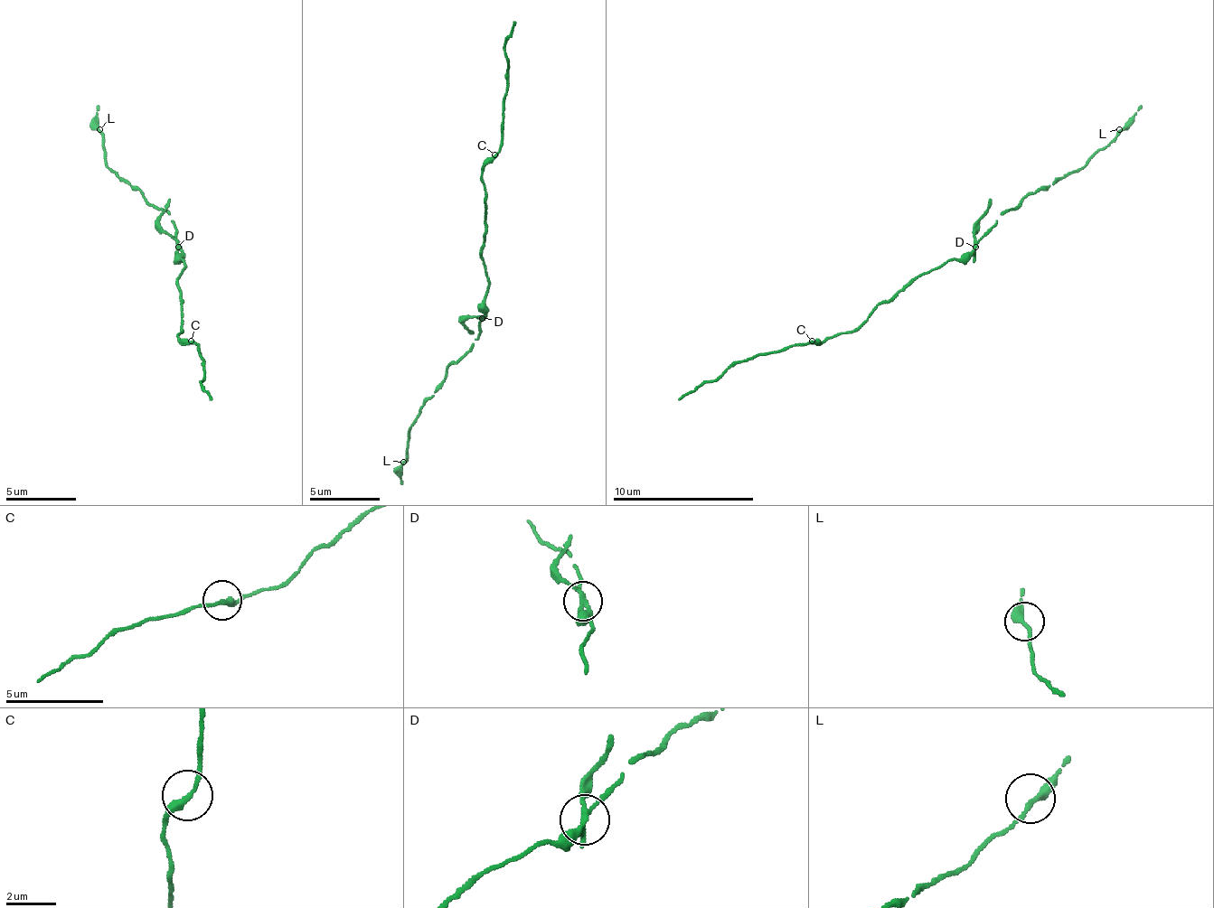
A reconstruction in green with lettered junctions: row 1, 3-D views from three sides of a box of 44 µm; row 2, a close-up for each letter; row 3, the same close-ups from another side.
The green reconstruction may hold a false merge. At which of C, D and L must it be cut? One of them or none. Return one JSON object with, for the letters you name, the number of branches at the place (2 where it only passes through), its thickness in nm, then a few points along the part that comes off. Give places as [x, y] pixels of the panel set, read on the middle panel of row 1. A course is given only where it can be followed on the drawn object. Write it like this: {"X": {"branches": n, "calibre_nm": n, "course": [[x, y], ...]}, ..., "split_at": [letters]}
{"D": {"branches": 3, "calibre_nm": 220, "course": [[481, 317], [463, 321], [474, 334]]}, "split_at": ["D"]}

